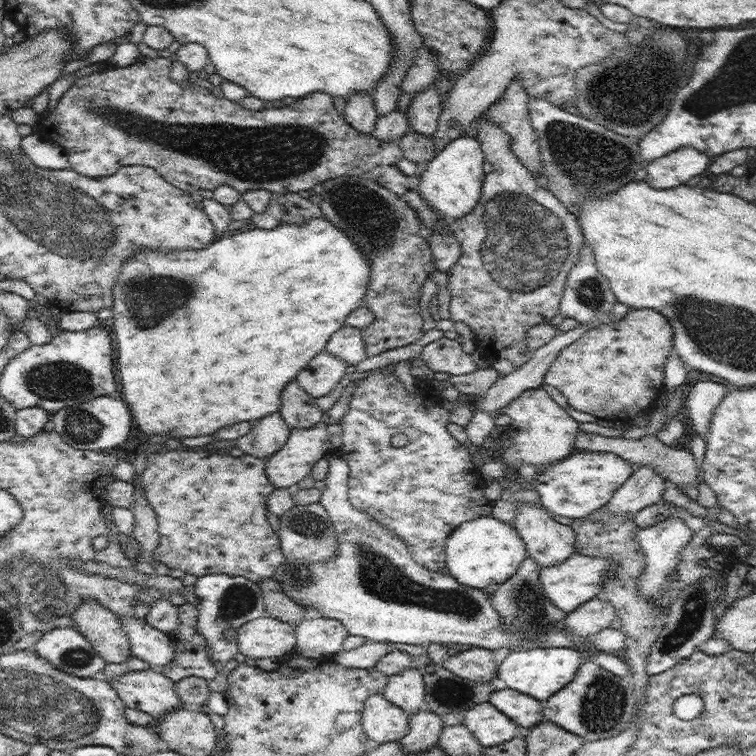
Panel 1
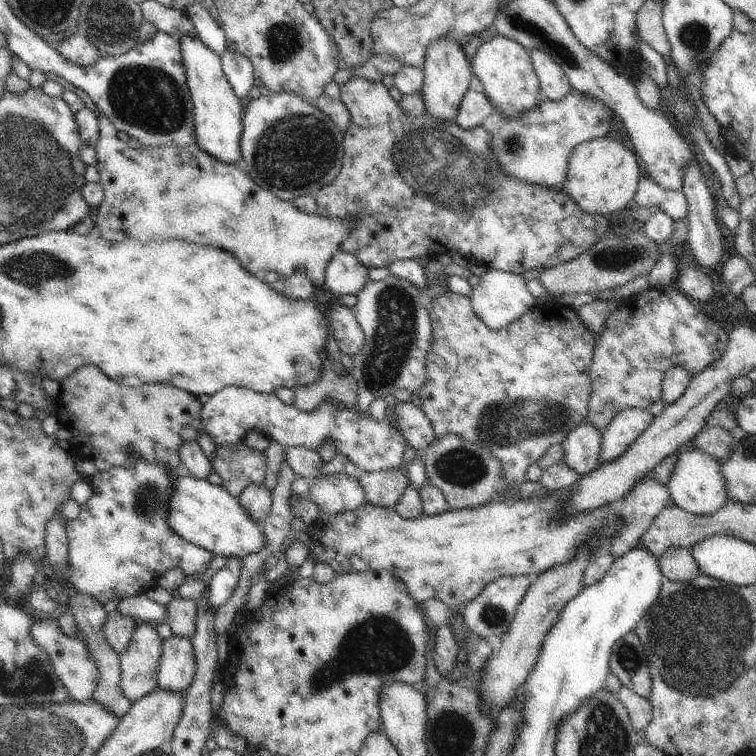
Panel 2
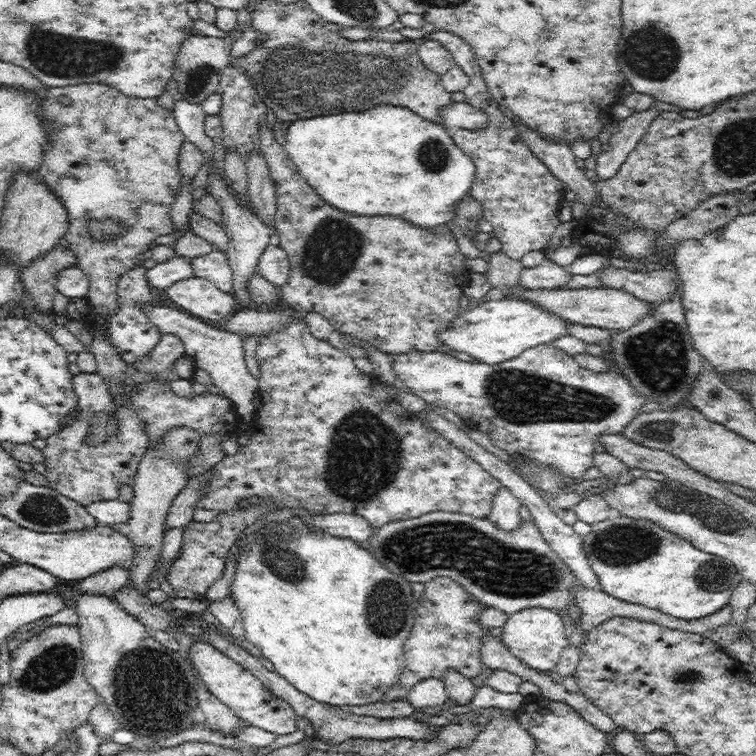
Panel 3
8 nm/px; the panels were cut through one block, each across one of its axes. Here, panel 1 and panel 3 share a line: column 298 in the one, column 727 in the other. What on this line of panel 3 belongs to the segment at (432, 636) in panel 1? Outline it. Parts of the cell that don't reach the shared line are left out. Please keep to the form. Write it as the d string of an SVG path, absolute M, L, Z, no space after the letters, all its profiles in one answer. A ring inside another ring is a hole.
M613 514L592 525L592 531L583 538L583 549L592 571L598 575L599 588L603 592L676 618L692 620L716 613L729 604L732 593L742 581L741 574L731 561L698 550L684 538L663 530L656 522L649 520Z

